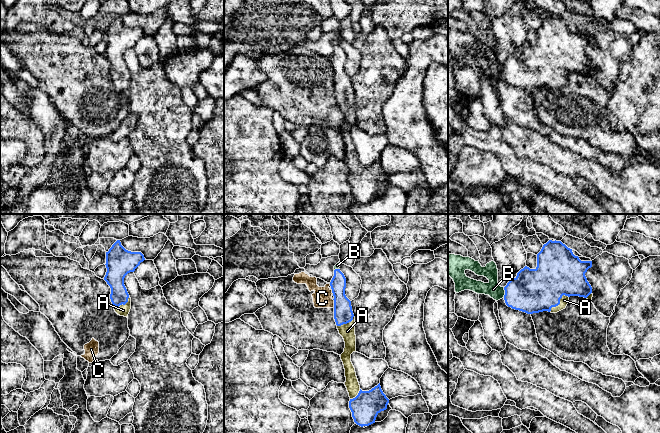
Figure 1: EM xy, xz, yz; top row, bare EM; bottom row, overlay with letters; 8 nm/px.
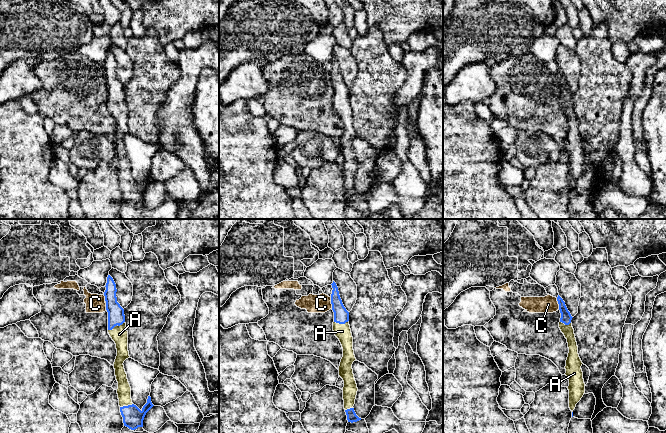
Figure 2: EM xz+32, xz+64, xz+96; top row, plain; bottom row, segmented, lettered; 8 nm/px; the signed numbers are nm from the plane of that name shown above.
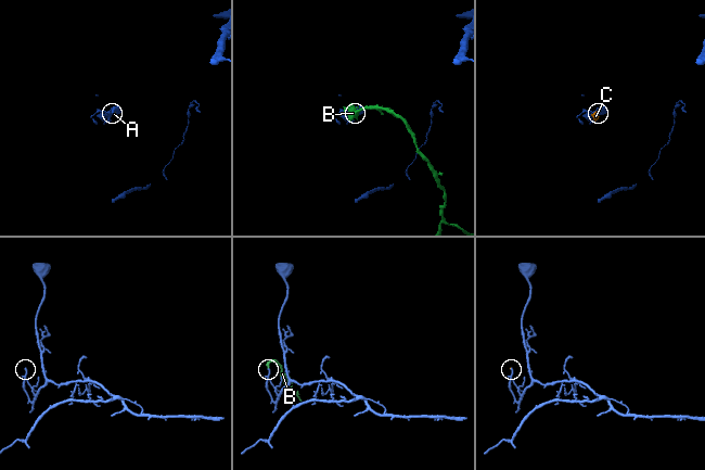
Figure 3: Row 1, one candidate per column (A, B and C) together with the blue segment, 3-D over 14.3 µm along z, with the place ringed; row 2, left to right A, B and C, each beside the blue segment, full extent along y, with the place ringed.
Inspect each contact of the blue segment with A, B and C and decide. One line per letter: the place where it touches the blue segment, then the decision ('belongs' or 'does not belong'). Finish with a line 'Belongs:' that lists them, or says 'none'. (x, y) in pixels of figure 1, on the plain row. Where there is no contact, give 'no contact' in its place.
A: yz (559, 78) | belongs
B: yz (505, 68) | belongs
C: xz (334, 79) | does not belong
Belongs: A, B

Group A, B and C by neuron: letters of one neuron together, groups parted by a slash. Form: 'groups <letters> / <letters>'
groups A B / C

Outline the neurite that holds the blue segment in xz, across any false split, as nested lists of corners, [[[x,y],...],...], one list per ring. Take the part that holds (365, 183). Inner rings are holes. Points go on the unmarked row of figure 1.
[[[341,38],[334,42],[334,52],[330,58],[334,72],[334,95],[339,110],[345,118],[341,136],[345,145],[345,162],[349,169],[349,184],[354,198],[363,203],[375,199],[377,191],[387,185],[389,175],[383,169],[380,159],[369,167],[362,167],[351,138],[351,130],[356,128],[355,93],[351,77],[345,71],[346,54],[340,47]]]

